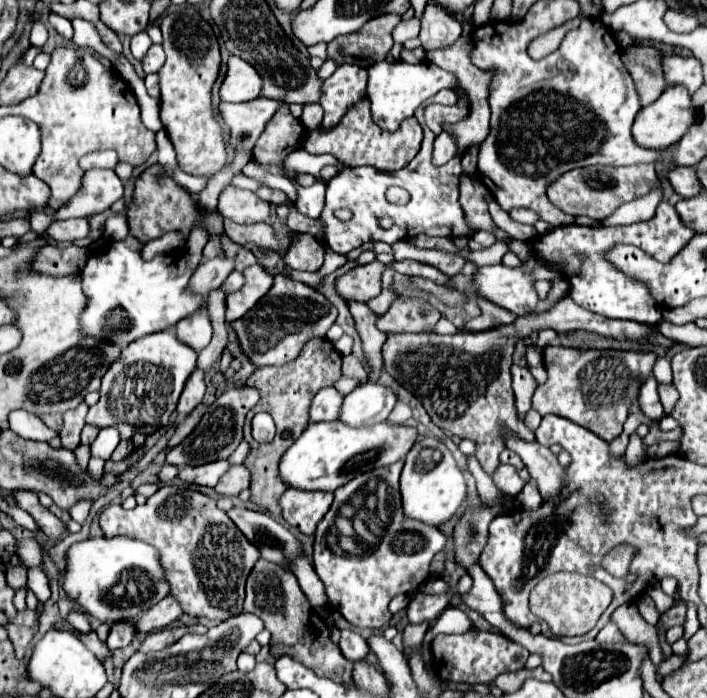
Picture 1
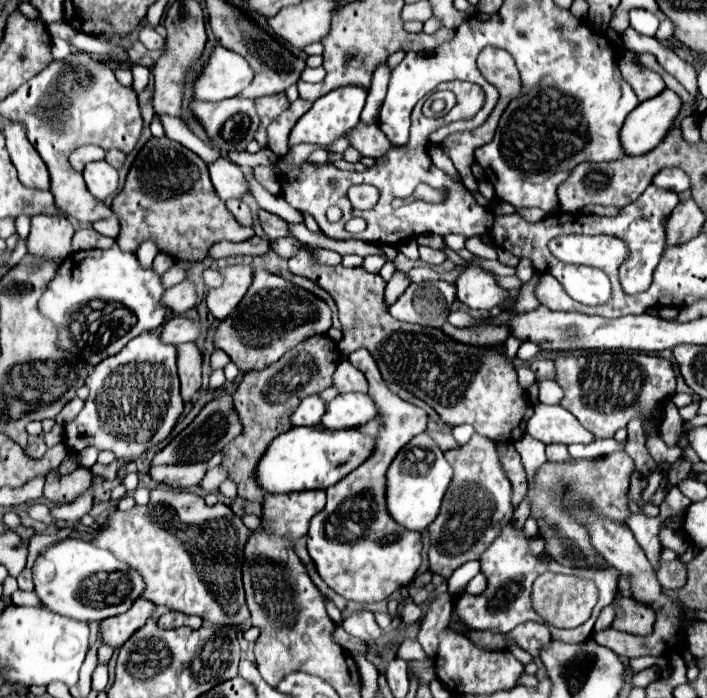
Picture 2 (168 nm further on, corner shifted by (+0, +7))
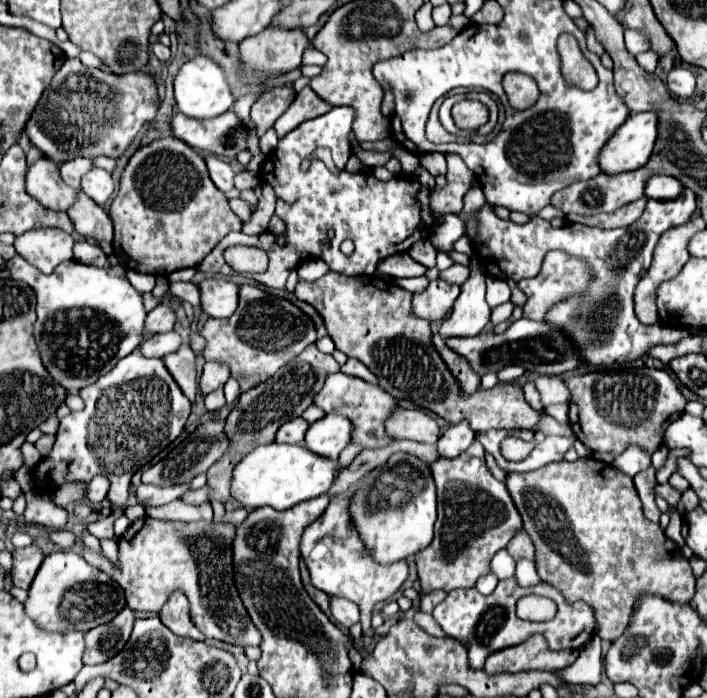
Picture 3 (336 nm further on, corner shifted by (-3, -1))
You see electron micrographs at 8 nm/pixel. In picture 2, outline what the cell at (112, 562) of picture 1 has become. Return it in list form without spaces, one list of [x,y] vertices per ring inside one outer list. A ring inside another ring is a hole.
[[[65,538],[39,554],[33,564],[33,582],[35,594],[47,610],[83,622],[101,622],[123,614],[145,592],[145,582],[137,570],[83,538]]]

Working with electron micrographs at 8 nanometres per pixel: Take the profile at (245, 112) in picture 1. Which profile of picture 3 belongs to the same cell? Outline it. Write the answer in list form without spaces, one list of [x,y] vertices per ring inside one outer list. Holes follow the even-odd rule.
[[[232,110],[212,120],[192,120],[174,114],[168,124],[172,136],[194,150],[204,150],[230,160],[246,148],[246,128]]]

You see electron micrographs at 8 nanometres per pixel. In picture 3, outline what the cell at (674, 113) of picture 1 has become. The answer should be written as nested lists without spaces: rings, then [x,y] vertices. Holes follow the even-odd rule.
[[[630,114],[628,120],[608,138],[598,154],[598,164],[606,174],[622,174],[642,168],[656,142],[656,114]]]

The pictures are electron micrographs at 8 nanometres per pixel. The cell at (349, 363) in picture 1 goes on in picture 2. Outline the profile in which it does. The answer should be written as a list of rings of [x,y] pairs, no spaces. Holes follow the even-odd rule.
[[[343,360],[337,366],[337,372],[333,374],[333,386],[339,388],[341,394],[345,394],[345,392],[367,392],[365,376],[353,364],[349,364],[349,360]]]

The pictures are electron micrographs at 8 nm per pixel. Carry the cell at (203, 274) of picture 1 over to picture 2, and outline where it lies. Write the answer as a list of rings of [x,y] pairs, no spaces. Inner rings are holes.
[[[183,280],[181,284],[169,288],[165,292],[165,306],[175,314],[185,314],[197,304],[197,290],[189,280]]]

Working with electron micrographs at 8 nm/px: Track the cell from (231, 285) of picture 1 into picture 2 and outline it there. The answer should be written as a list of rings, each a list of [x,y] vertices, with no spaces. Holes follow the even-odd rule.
[[[207,268],[207,270],[203,272],[203,278],[205,278],[205,284],[207,284],[209,288],[219,288],[219,286],[223,284],[223,276],[221,276],[219,270]]]

